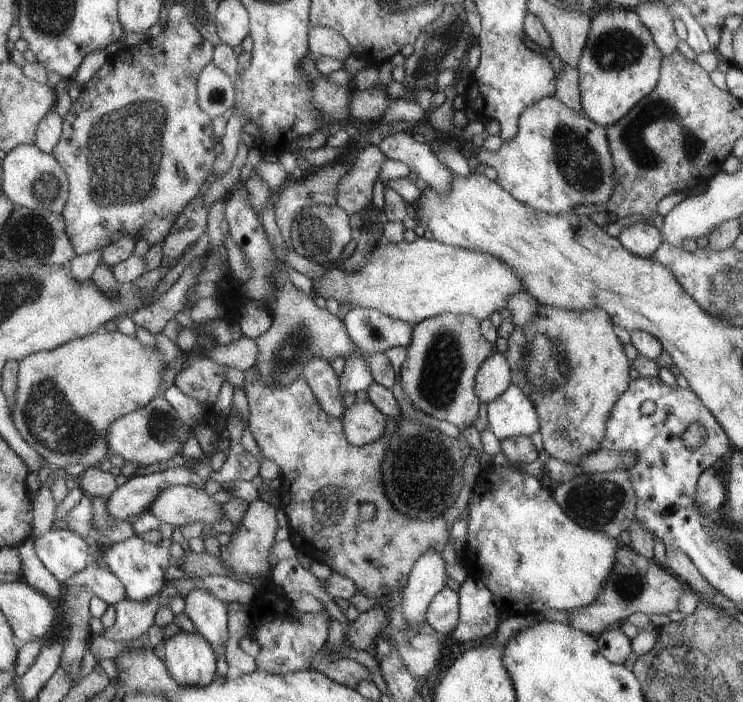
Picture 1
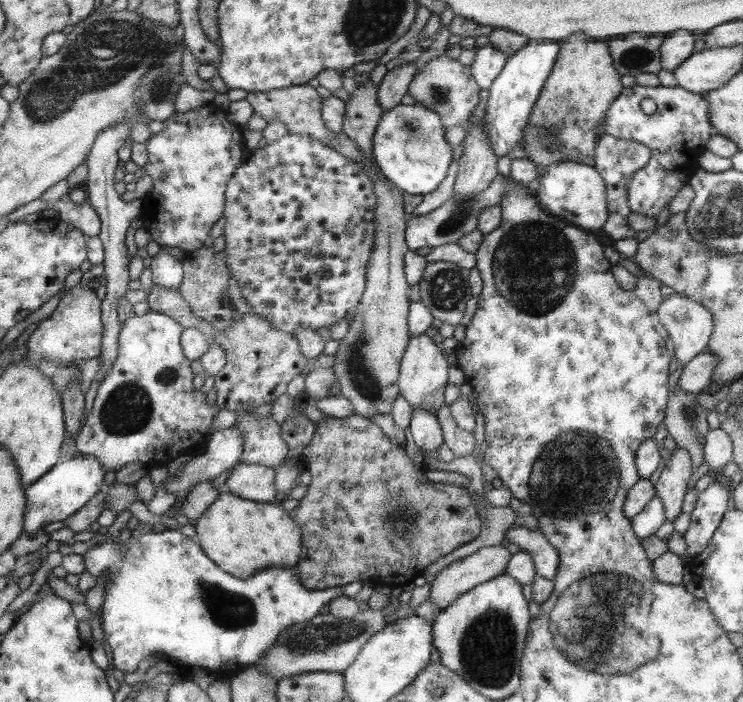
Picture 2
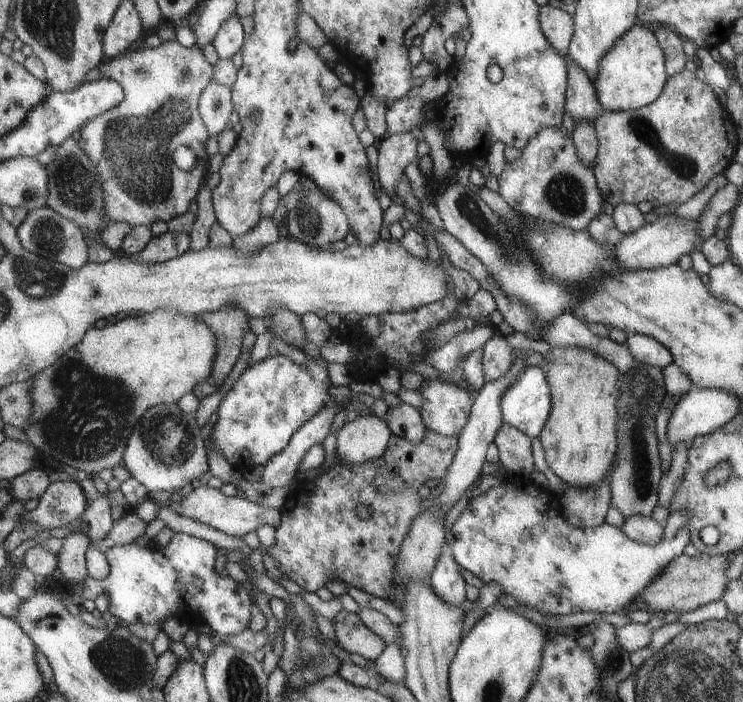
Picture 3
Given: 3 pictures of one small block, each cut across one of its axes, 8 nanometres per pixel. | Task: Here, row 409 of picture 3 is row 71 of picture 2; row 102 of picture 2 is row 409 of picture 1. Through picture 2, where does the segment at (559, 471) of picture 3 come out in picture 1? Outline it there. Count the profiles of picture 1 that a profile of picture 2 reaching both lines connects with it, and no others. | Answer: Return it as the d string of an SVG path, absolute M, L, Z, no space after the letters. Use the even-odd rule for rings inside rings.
M541 304L536 318L522 328L514 327L514 332L508 338L505 358L512 372L512 383L520 386L537 406L543 450L558 461L576 466L582 462L582 458L588 458L601 449L610 417L613 416L617 402L629 389L630 364L625 346L618 340L615 328L613 320L600 308L578 312Z

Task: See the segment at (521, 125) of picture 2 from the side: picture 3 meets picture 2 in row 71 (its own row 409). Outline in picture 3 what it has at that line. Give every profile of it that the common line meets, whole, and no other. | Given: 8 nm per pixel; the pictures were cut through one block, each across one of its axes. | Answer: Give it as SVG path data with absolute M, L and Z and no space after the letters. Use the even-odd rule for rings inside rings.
M529 367L502 396L502 420L530 438L540 436L553 410L549 379L542 367Z

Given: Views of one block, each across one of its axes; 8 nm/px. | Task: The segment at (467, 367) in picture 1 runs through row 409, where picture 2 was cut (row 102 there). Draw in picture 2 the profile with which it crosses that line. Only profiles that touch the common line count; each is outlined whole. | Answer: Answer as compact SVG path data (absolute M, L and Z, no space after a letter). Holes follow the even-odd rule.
M442 54L430 58L422 70L414 75L414 79L410 81L408 94L416 103L442 116L442 124L446 124L446 130L450 130L454 126L467 125L468 118L479 104L480 90L481 87L474 80L471 67L464 66L458 59Z

